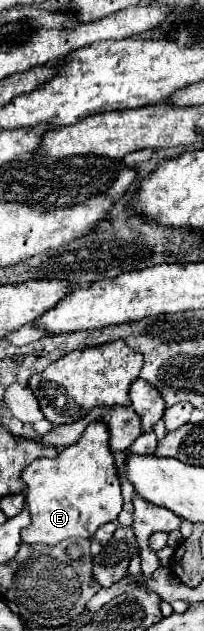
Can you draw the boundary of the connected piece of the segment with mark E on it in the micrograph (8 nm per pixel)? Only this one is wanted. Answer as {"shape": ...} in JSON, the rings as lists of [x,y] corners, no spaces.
{"shape":[[[93,421],[83,431],[83,437],[65,447],[55,459],[41,457],[23,469],[21,477],[27,485],[25,507],[31,513],[31,525],[21,531],[23,543],[57,545],[71,537],[93,537],[101,525],[117,519],[123,499],[115,459],[107,441],[107,427],[101,421]]]}

